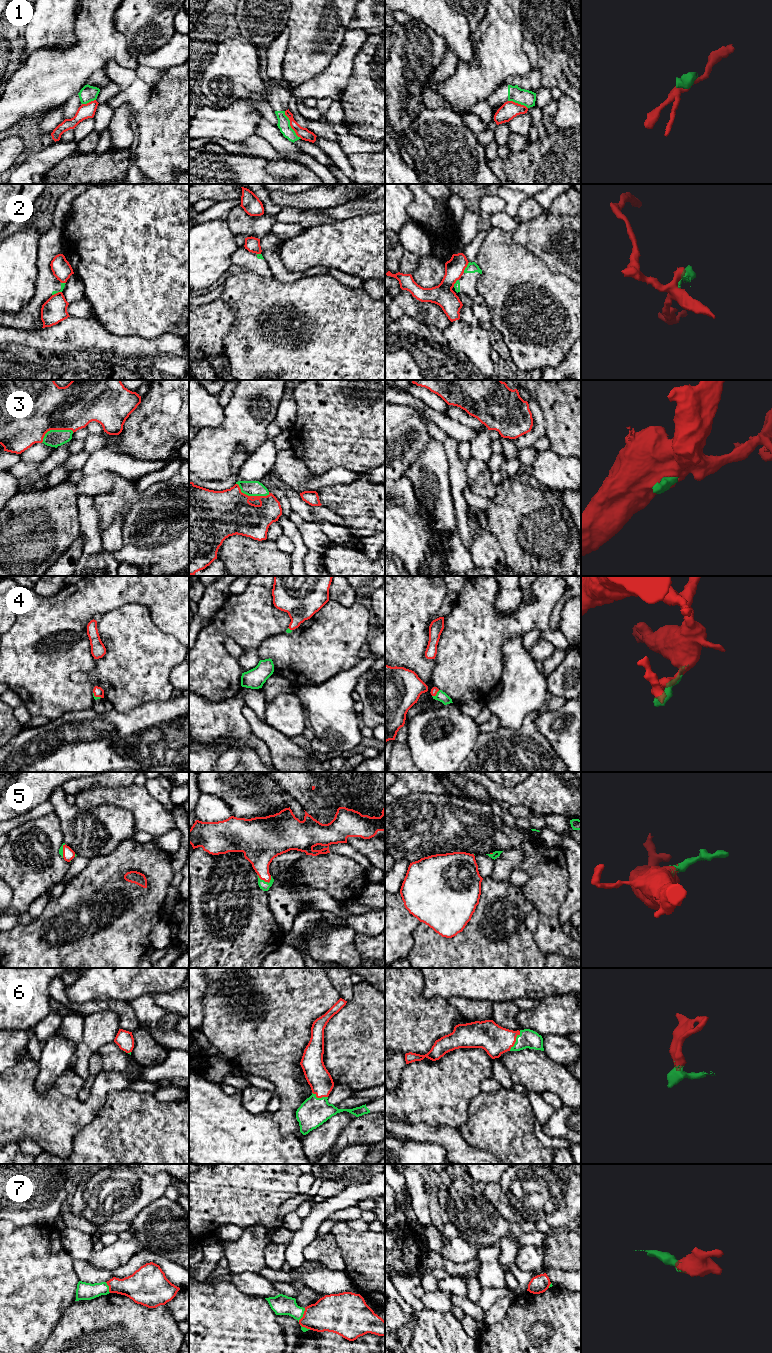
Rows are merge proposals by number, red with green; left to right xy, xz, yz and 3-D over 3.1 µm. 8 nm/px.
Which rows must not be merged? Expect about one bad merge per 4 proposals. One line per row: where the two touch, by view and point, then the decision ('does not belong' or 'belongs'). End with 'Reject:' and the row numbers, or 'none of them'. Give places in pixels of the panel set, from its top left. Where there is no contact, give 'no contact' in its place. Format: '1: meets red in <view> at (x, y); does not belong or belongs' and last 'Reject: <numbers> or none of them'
1: meets red in xz at (290, 125); does not belong
2: meets red in yz at (466, 266); does not belong
3: meets red in xz at (251, 496); belongs
4: meets red in xy at (96, 696); belongs
5: meets red in xz at (264, 880); belongs
6: meets red in yz at (515, 1041); belongs
7: meets red in xz at (303, 1315); belongs
Reject: 1, 2

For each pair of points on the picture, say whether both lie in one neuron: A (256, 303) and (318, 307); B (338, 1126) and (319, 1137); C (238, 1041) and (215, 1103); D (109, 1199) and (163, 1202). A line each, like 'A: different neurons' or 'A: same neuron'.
A: same neuron
B: same neuron
C: different neurons
D: different neurons

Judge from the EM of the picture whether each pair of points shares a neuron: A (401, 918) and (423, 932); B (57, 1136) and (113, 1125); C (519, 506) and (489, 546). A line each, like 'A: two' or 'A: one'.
A: two
B: two
C: two

